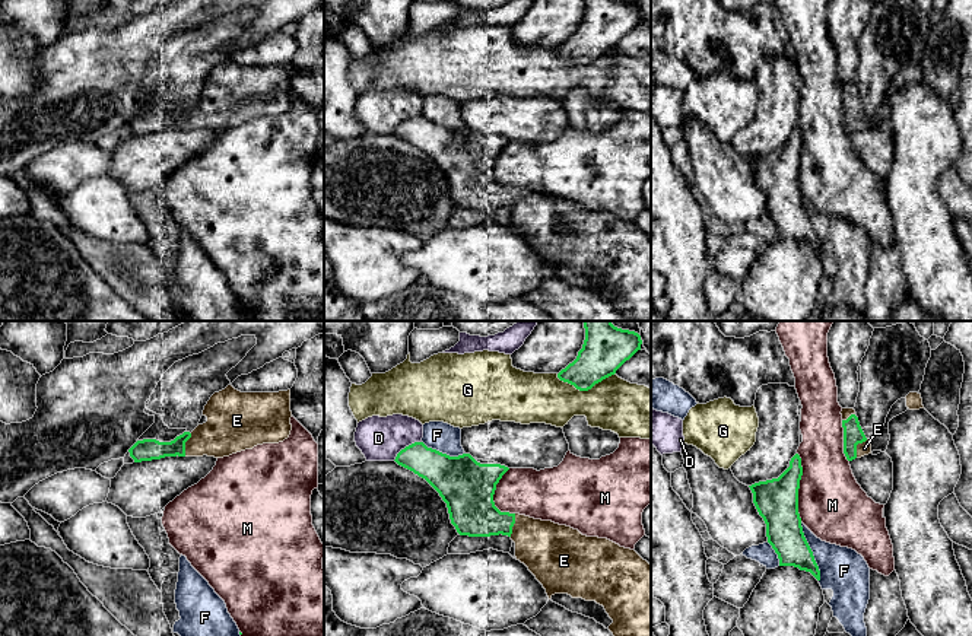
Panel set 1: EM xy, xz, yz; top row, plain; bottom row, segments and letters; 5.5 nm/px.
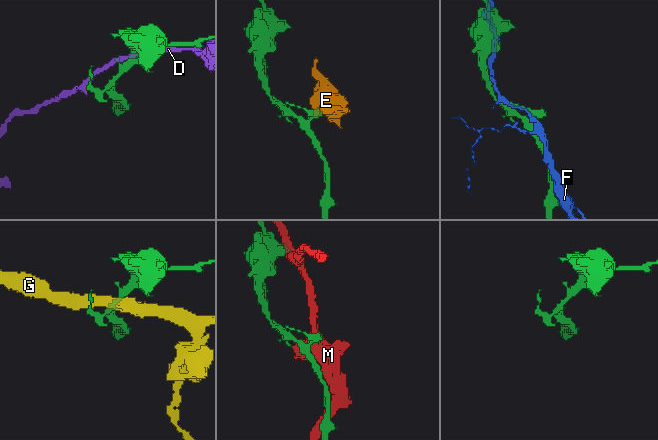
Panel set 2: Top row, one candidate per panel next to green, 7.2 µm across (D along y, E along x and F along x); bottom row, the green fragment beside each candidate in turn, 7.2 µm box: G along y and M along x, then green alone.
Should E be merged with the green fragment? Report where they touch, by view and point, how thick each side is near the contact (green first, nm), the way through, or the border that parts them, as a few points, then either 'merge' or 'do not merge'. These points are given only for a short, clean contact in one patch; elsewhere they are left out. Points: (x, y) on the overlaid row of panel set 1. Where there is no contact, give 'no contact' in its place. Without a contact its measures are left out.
contact xy (184, 445); calibres 120 and 260 nm; way xy (146, 450), (171, 450), (184, 445), (218, 438), (226, 431); merge

